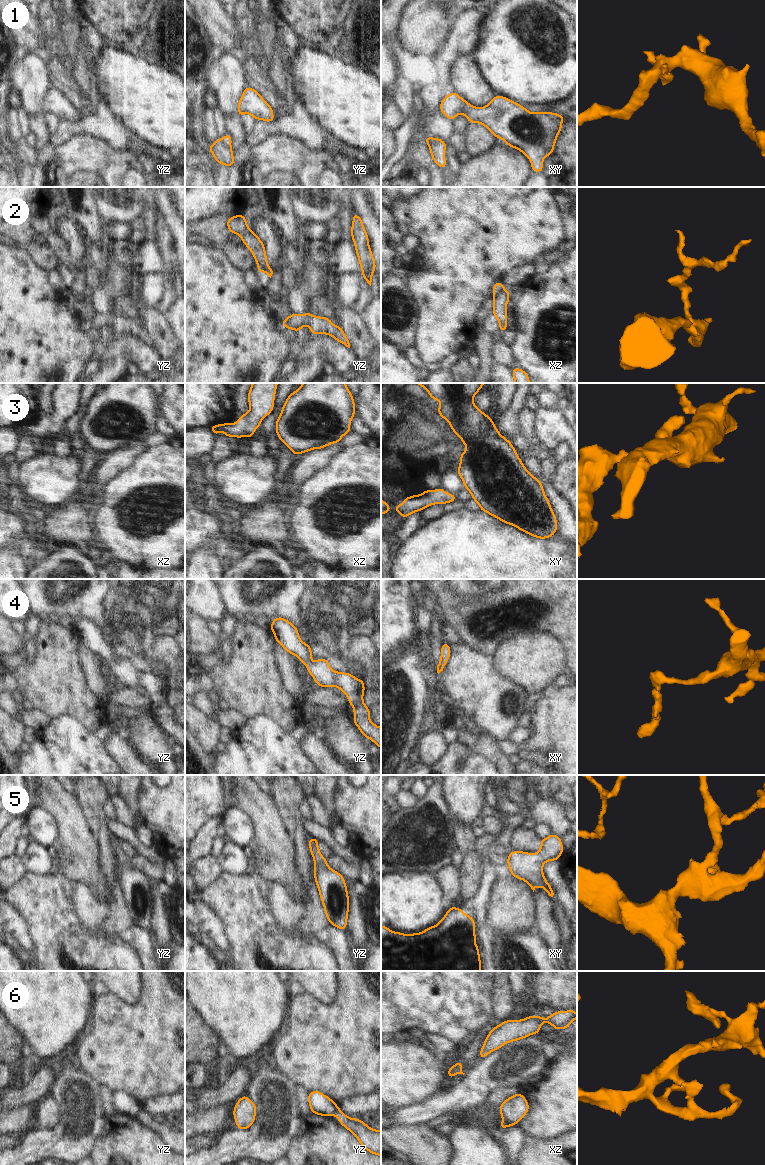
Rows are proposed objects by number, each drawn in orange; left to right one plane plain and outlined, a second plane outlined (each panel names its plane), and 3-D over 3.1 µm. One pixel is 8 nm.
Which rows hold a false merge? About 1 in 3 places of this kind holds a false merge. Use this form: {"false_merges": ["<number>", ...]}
{"false_merges": ["1", "2", "6"]}

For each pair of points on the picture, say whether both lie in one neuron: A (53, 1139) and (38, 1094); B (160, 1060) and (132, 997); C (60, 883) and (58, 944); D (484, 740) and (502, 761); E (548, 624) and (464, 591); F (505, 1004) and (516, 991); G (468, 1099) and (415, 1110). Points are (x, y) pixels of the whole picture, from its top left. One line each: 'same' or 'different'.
A: different
B: different
C: same
D: same
E: different
F: different
G: same

